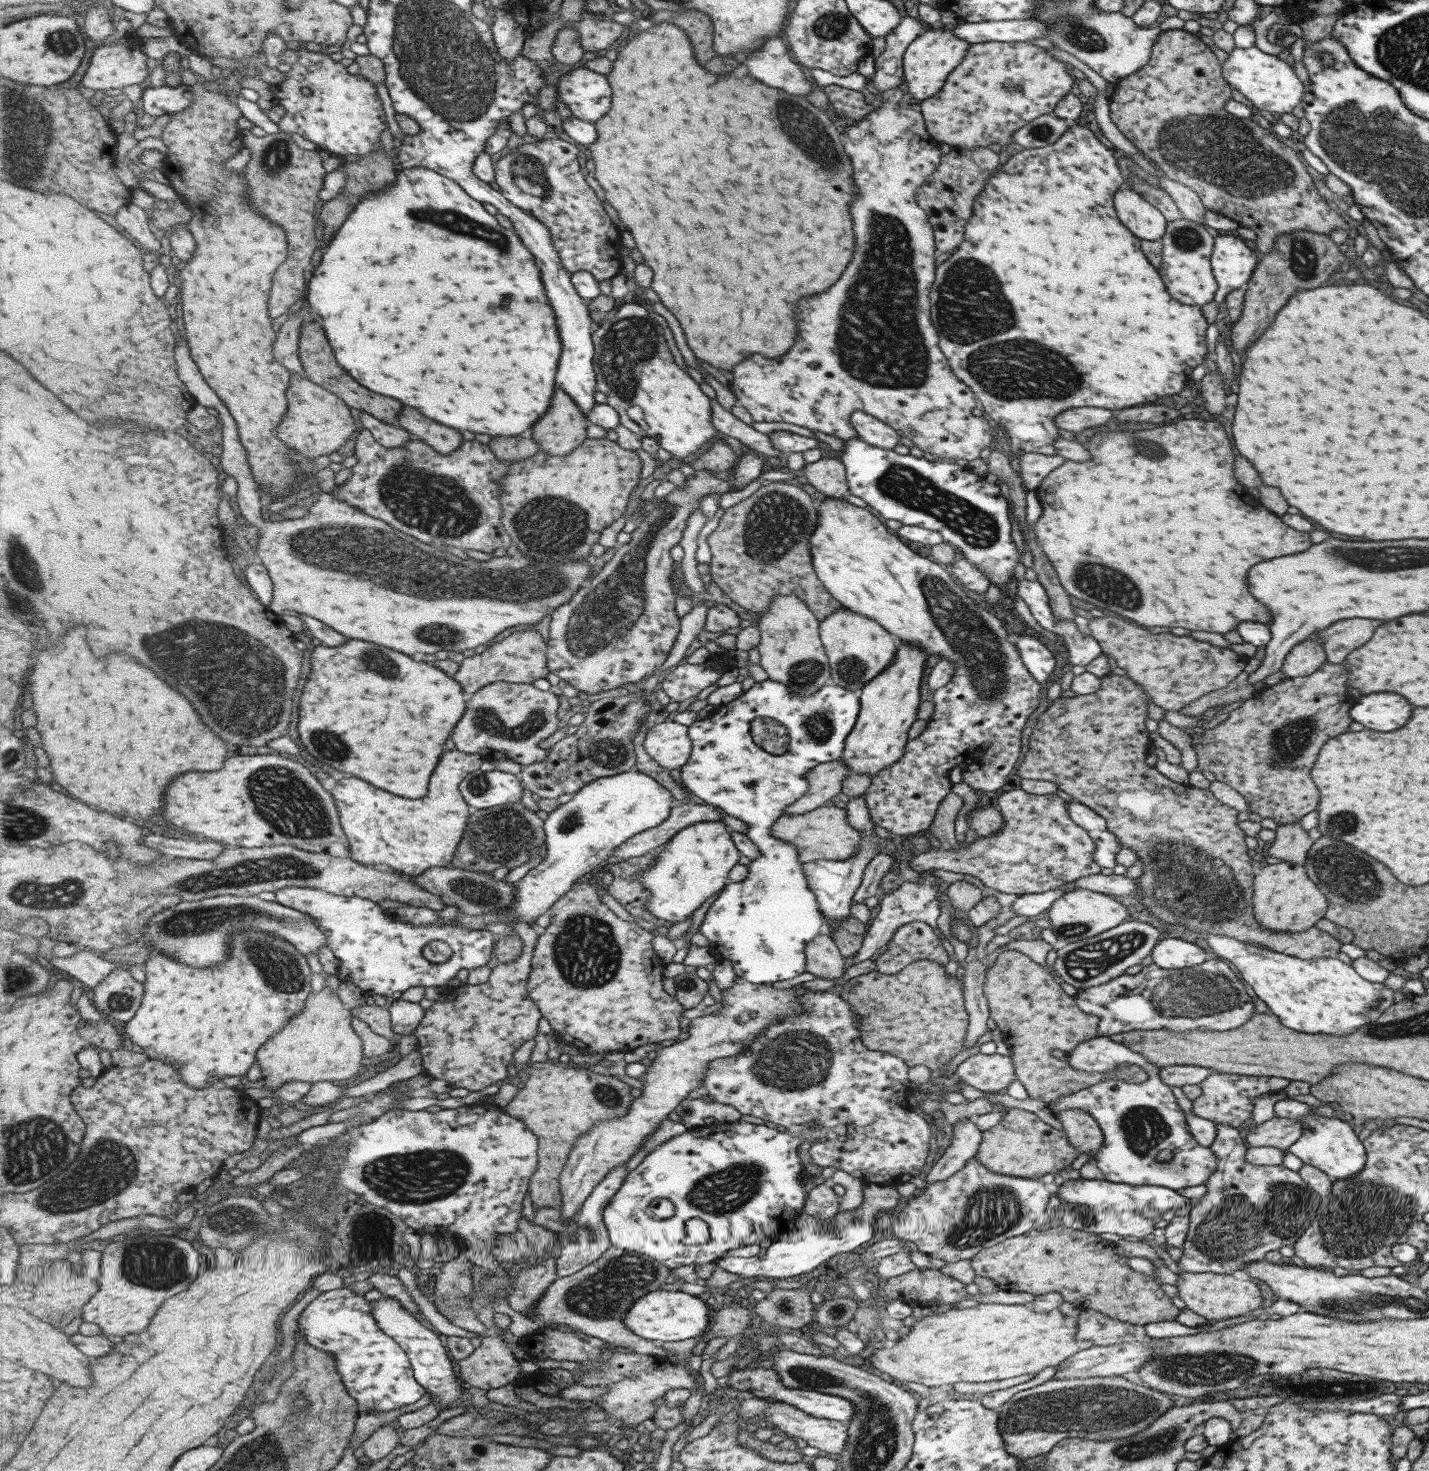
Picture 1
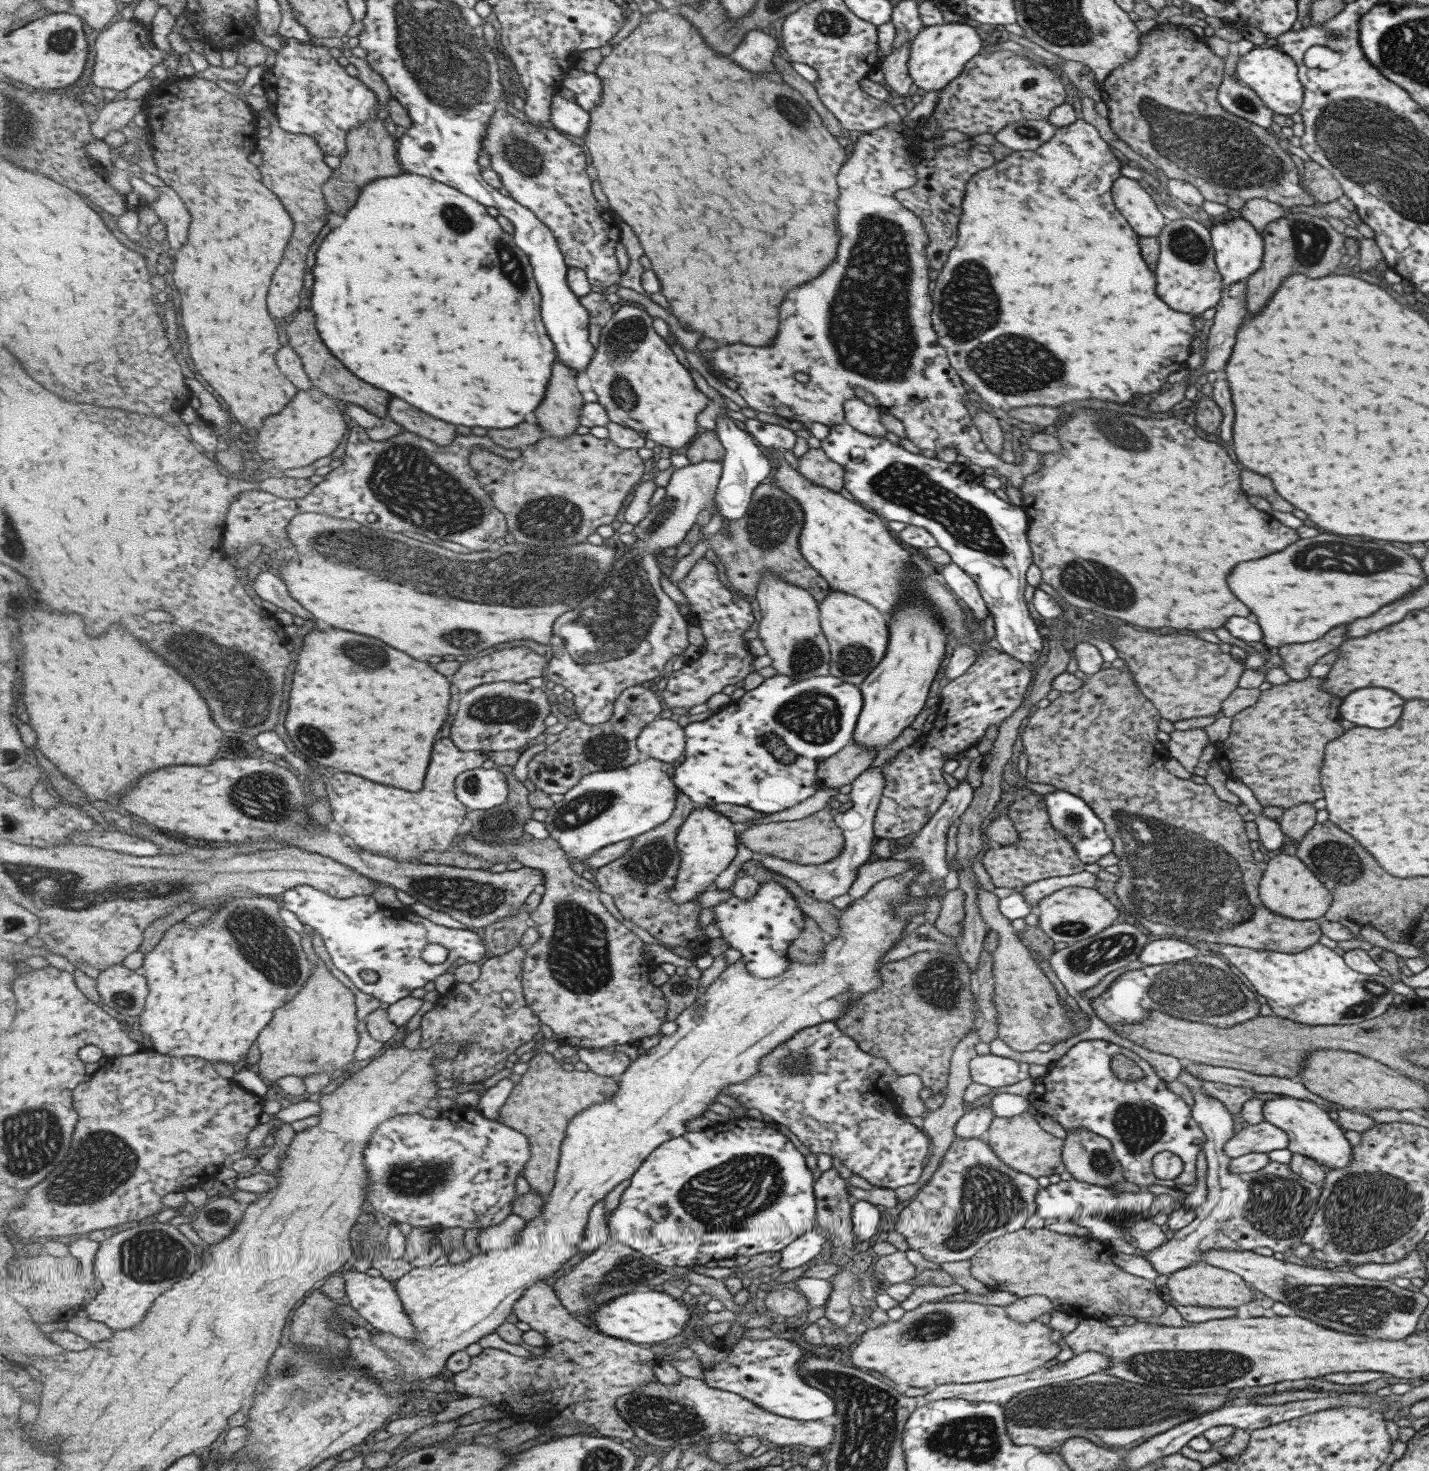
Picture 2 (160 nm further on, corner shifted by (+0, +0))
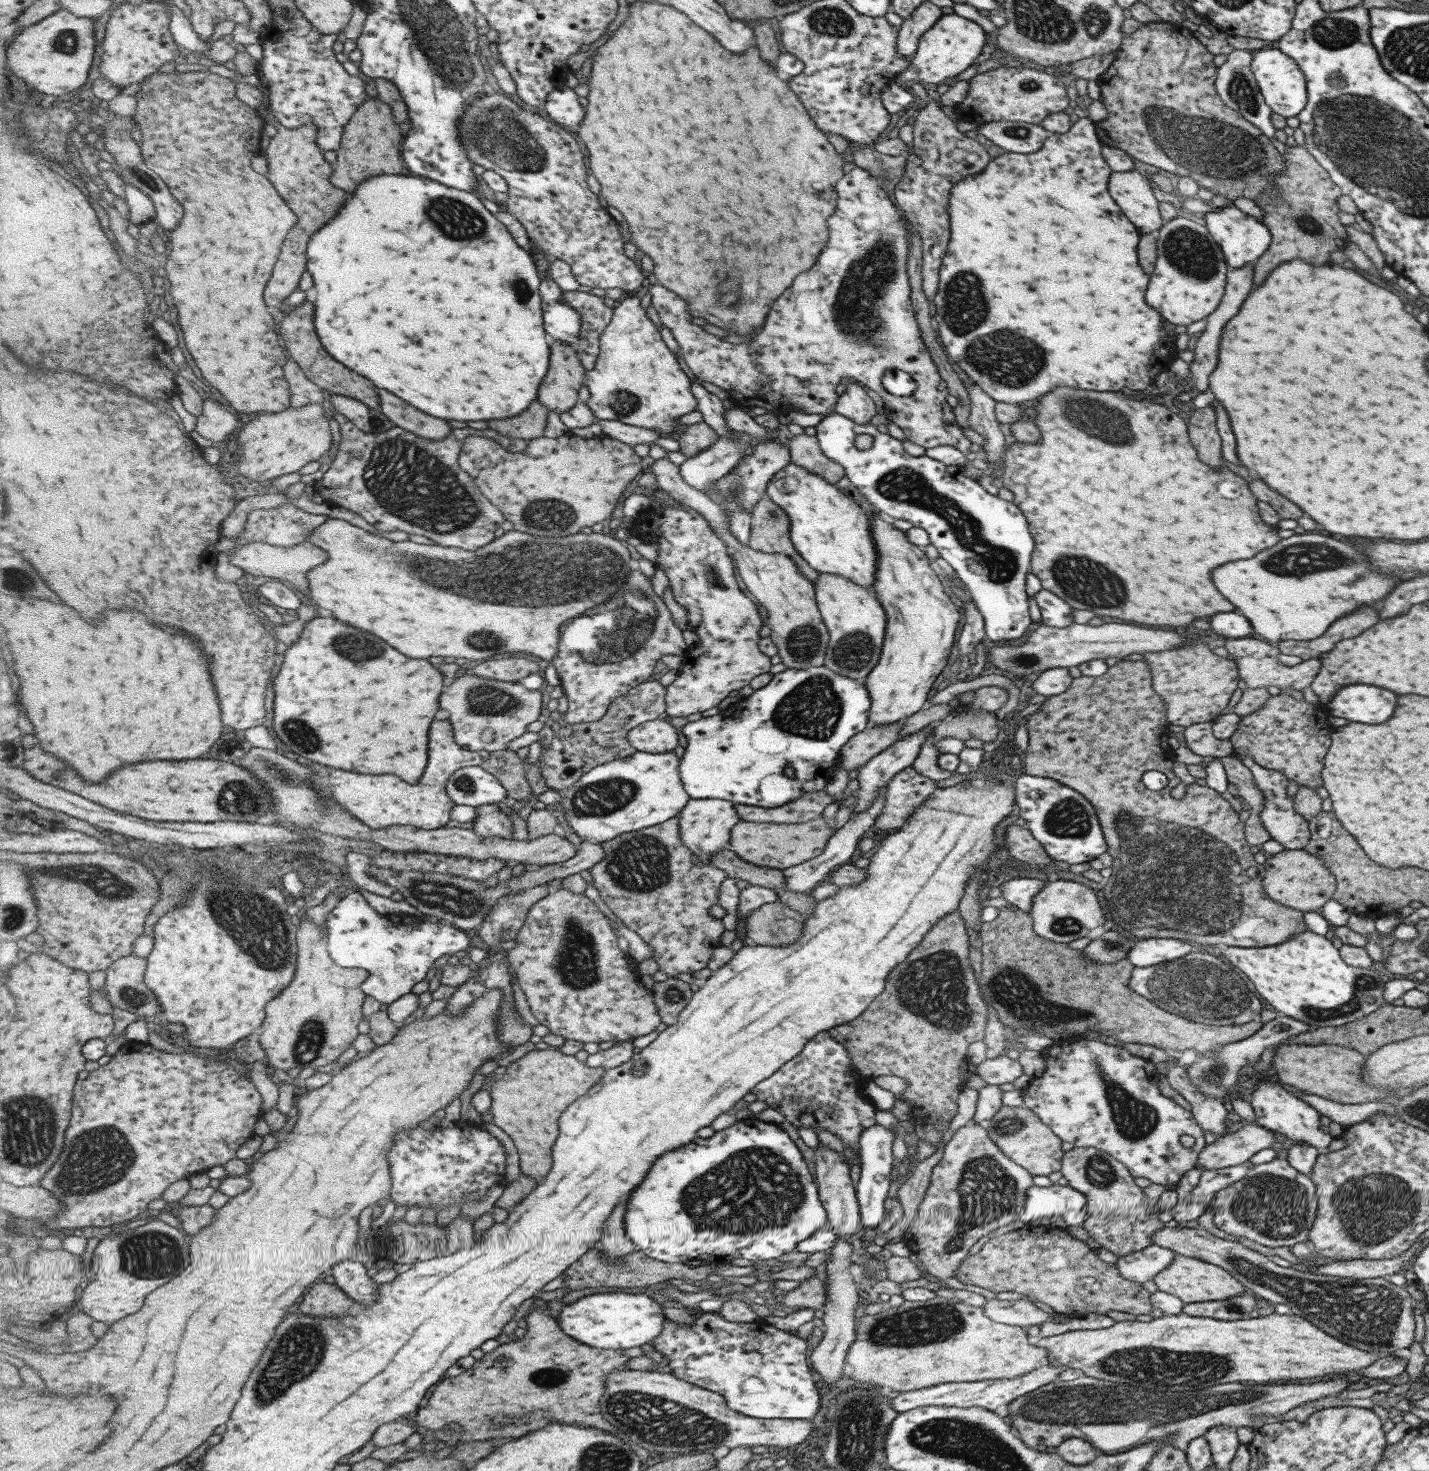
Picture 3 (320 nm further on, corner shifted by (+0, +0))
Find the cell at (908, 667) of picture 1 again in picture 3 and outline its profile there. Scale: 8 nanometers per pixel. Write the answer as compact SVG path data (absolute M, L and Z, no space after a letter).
M881 513L869 517L876 550L872 593L886 617L880 658L864 685L870 696L867 718L874 726L903 720L924 706L927 691L946 665L959 622L959 612L943 591L942 580L929 567L923 550L911 544Z

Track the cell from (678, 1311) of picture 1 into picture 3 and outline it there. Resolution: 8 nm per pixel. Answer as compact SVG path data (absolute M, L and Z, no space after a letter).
M593 1293L566 1304L558 1314L560 1327L569 1336L595 1348L615 1351L653 1342L664 1329L666 1320L661 1303L643 1293Z

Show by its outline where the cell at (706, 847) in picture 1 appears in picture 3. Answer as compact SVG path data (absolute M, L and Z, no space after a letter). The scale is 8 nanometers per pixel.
M690 799L680 815L680 831L684 843L702 860L702 863L711 864L712 854L721 849L729 848L731 831L742 821L736 803L723 799Z

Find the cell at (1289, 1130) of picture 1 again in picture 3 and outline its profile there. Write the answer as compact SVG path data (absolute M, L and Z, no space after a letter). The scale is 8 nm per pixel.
M1254 1124L1220 1137L1201 1148L1194 1168L1205 1171L1237 1166L1248 1162L1260 1150L1271 1149L1275 1144L1273 1132Z

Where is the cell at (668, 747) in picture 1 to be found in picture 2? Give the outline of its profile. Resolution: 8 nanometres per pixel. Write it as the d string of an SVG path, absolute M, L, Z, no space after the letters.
M659 718L650 722L639 734L637 745L644 757L675 762L686 752L686 728L675 720Z

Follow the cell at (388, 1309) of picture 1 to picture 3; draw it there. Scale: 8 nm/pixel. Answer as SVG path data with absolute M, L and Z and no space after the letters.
M339 1262L333 1268L334 1282L337 1283L351 1298L364 1305L372 1304L379 1298L379 1285L371 1280L365 1264L361 1262Z

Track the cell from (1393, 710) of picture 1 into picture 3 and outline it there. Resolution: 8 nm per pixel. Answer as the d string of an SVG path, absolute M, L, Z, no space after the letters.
M1349 684L1335 691L1325 704L1328 716L1345 718L1349 722L1379 724L1391 716L1397 696L1383 688L1367 684Z

